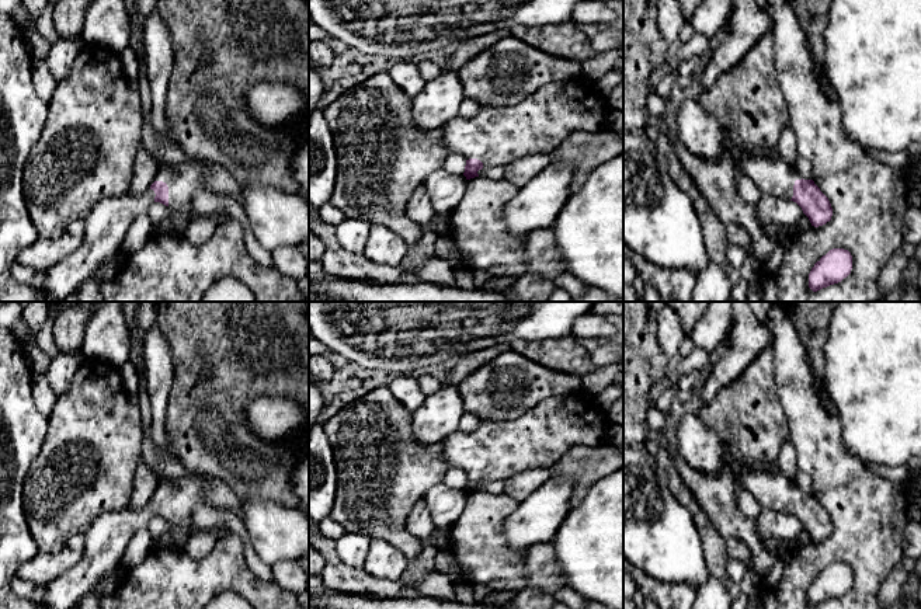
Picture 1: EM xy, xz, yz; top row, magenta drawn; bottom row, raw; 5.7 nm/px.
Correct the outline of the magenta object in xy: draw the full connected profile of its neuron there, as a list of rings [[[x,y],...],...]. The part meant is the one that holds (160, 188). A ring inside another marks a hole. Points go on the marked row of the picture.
[[[183,163],[159,168],[150,184],[138,187],[132,194],[102,199],[84,219],[80,247],[45,272],[39,286],[44,302],[73,295],[98,267],[121,254],[129,226],[152,203],[160,202],[190,220],[198,218],[192,196],[202,191],[206,191],[205,167],[201,163]]]

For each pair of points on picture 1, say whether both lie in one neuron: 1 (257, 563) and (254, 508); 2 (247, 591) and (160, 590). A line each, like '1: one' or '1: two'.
1: two
2: one

